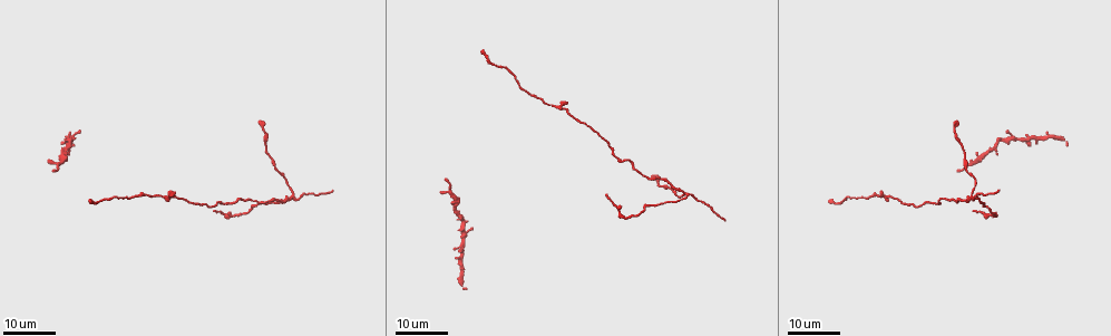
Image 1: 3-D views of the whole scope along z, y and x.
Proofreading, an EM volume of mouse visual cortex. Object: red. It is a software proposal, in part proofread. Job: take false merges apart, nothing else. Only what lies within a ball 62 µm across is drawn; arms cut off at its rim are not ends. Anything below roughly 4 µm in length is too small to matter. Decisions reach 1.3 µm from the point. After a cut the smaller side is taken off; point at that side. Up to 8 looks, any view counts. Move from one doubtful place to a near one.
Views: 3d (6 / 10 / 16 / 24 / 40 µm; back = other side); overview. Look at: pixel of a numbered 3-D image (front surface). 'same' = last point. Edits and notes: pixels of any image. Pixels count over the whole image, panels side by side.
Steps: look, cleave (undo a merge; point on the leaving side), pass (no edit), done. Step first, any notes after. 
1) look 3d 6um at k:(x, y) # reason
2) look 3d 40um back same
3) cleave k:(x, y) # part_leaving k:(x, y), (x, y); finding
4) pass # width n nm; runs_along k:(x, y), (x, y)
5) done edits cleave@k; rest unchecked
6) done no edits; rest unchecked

look 3d 16um at 1:(969, 197) # looks like a crossing

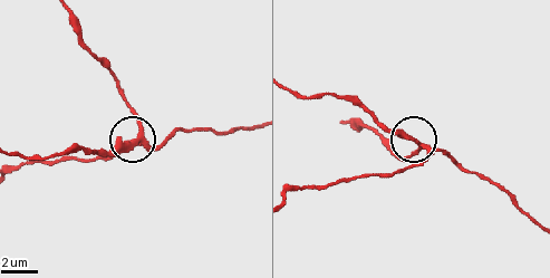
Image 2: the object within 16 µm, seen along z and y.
look 3d 6um at 2:(141, 136)

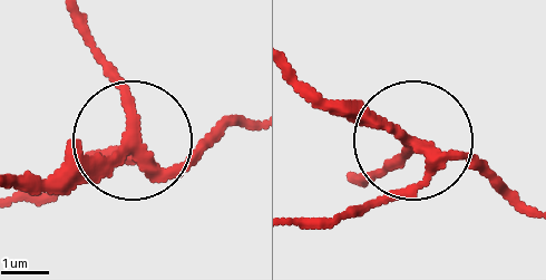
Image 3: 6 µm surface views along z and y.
cleave 3:(379, 203) # part_leaving 3:(431, 169), (340, 216), (292, 224); two neurons meet here

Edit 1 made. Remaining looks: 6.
look overview

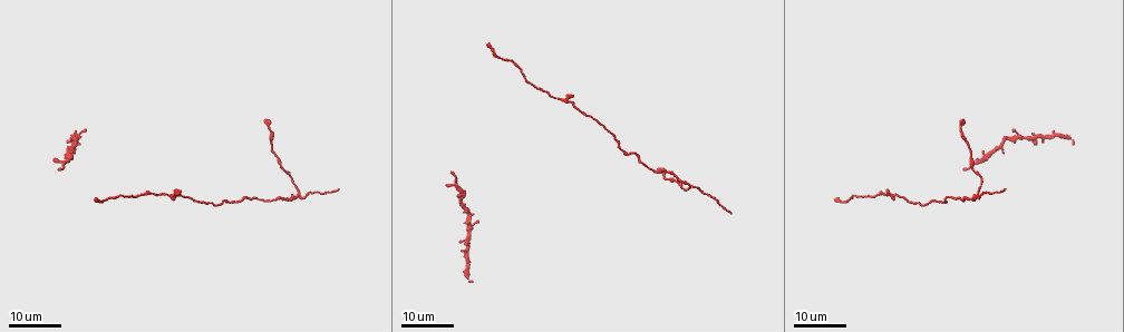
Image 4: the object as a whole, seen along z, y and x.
look 3d 16um at 4:(136, 196)

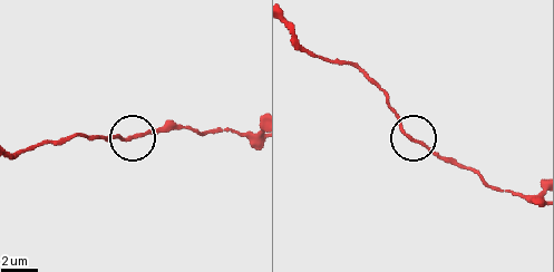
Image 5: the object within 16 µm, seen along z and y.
look 3d 6um at 5:(413, 137)

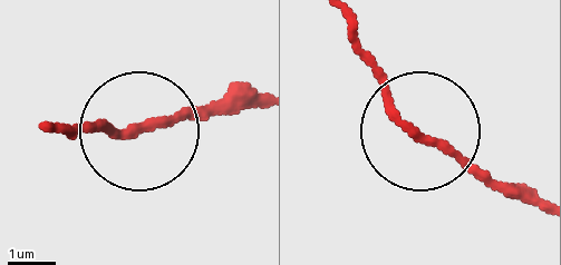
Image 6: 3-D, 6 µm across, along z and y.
pass # width 180 nm; runs_along 6:(252, 98), (132, 134), (51, 134); continuous, no second neuron

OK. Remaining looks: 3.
look 3d 24um at 4:(892, 196) # sudden change in width

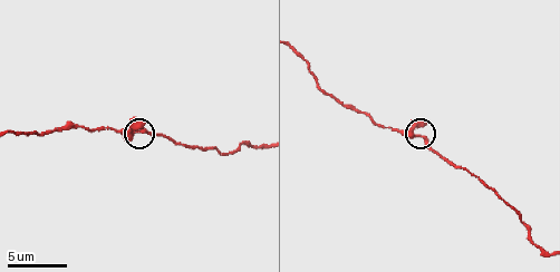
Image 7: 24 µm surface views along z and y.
look 3d 10um at 7:(425, 136)

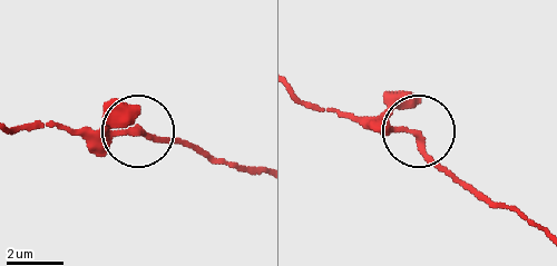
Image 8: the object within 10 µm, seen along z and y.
pass # runs_along 8:(61, 126), (186, 140); one neuron here

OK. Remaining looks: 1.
done edits cleave@3; rest unchecked

